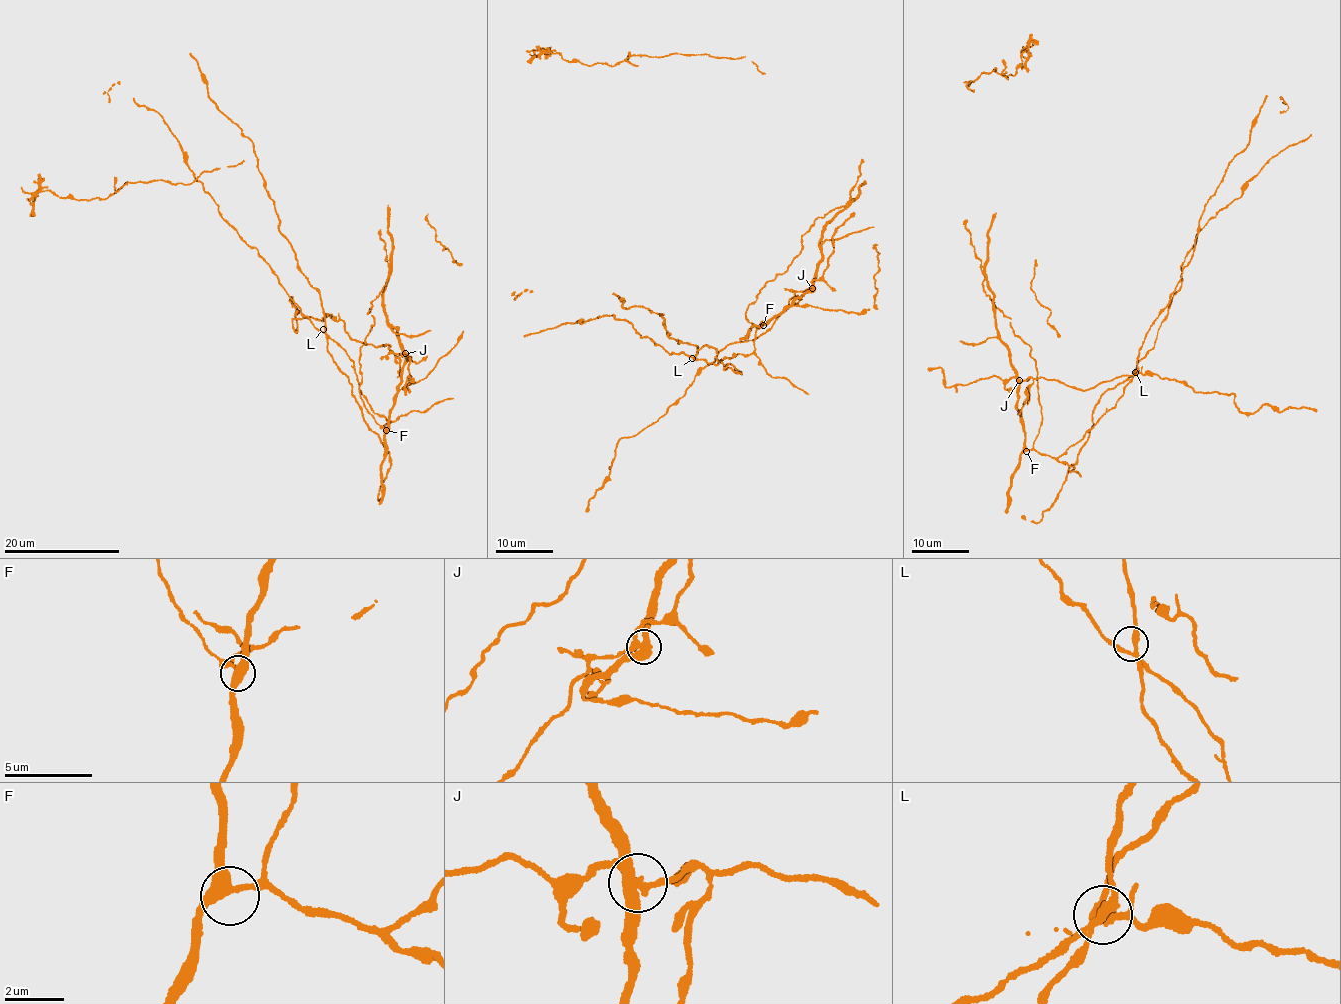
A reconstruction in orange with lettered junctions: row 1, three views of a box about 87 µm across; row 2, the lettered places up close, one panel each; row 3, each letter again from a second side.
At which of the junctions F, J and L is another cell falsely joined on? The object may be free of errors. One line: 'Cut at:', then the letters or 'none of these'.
Cut at: J

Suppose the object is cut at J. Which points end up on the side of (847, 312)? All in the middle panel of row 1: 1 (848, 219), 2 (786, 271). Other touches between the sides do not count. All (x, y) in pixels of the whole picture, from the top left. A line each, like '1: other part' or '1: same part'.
1: other part
2: same part

